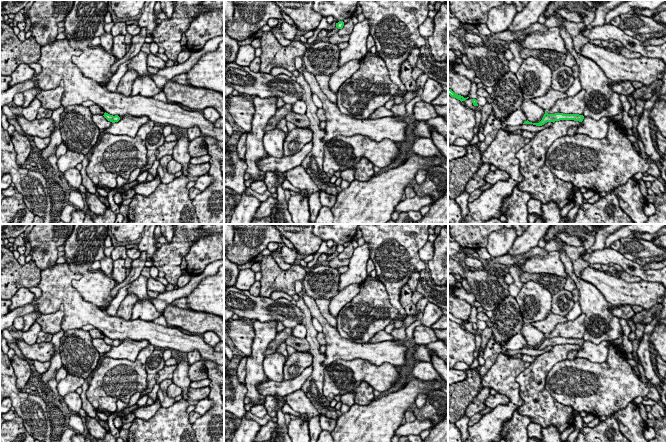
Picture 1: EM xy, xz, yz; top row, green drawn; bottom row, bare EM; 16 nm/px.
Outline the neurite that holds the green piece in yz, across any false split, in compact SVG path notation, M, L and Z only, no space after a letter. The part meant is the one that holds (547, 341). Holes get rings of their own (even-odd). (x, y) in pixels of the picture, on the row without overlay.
M562 248L558 251L567 276L574 281L576 289L579 290L580 307L582 313L586 317L586 331L582 339L563 337L548 338L547 335L545 335L545 338L539 347L532 347L527 344L523 348L542 350L547 346L554 347L555 345L560 344L582 346L585 341L600 343L602 341L611 342L618 339L623 331L620 325L620 319L615 317L608 309L609 303L593 284L586 282L575 275L573 261L566 252Z

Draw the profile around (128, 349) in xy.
M125 339L118 346L112 347L109 352L104 353L106 357L112 359L127 359L135 361L139 352L146 348L150 343L147 340L134 341Z

